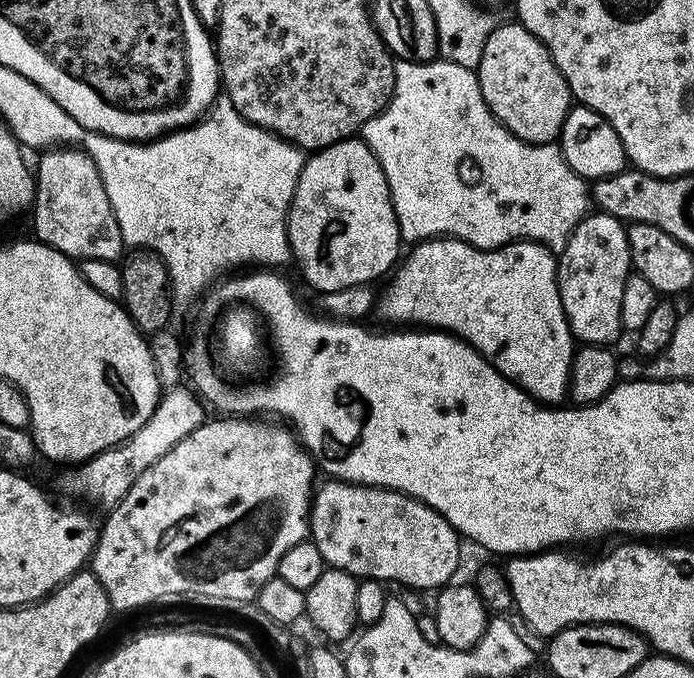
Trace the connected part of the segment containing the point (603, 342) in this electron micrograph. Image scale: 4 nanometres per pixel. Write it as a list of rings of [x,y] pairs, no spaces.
[[[601,212],[585,215],[576,224],[576,228],[573,230],[571,238],[567,240],[565,248],[558,253],[556,262],[556,285],[562,298],[562,310],[566,314],[573,337],[581,345],[612,346],[615,340],[622,336],[620,327],[622,322],[622,296],[632,271],[628,232],[623,221]]]

